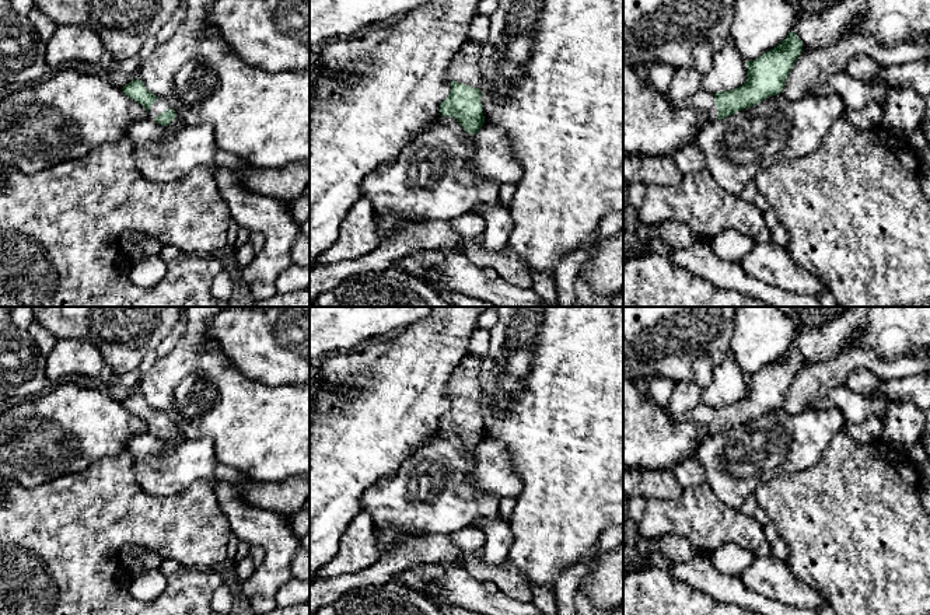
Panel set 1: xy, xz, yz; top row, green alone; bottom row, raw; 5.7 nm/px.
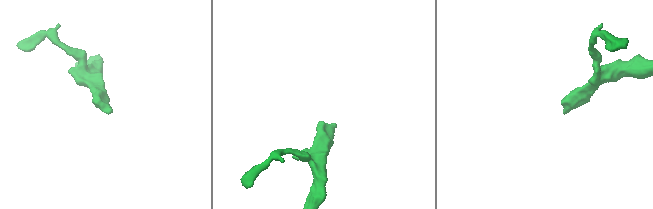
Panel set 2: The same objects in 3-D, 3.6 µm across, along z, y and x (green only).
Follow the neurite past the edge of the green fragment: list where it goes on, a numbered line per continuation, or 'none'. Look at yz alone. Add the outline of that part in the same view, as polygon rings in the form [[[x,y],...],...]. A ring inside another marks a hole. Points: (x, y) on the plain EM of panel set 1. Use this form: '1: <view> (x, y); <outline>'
1: yz (703, 415); [[[702,402],[698,406],[695,406],[693,409],[685,412],[685,413],[674,415],[674,419],[676,422],[681,422],[681,423],[696,423],[696,424],[706,427],[707,434],[706,434],[705,438],[707,438],[713,434],[717,434],[719,423],[717,423],[717,419],[716,419],[714,409],[709,405],[702,403]],[[700,438],[698,441],[696,448],[699,447],[699,444],[705,438]]]

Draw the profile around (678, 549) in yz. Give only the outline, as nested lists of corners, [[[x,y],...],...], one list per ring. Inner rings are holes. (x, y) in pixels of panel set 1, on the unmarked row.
[[[664,535],[650,541],[647,542],[647,548],[662,553],[672,563],[685,563],[695,558],[712,559],[709,553],[695,548],[688,538],[678,535]]]

